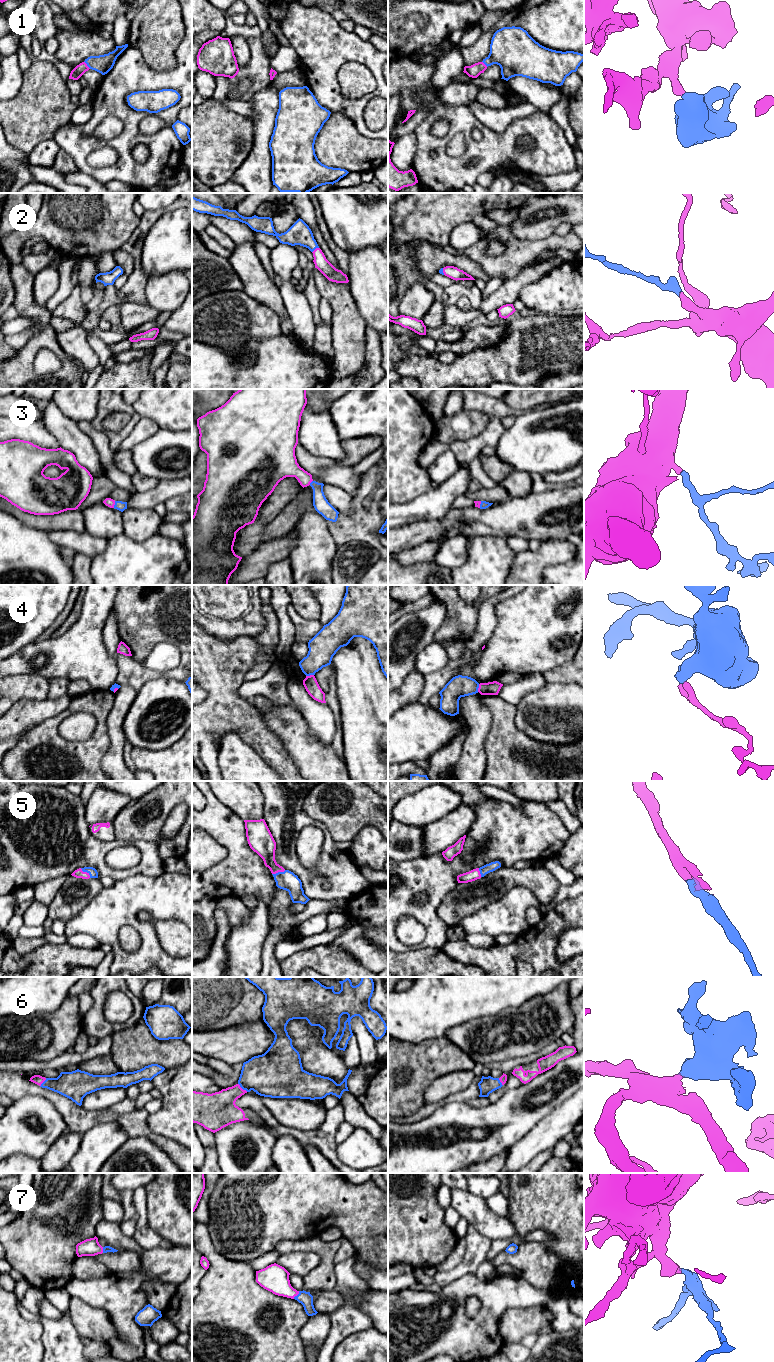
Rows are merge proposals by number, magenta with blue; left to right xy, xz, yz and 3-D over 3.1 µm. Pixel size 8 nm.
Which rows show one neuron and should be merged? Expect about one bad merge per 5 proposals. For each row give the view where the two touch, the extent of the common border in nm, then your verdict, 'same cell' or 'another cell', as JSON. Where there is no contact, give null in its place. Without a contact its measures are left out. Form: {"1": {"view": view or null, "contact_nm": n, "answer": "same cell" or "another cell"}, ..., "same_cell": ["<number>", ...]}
{"1": {"view": "xy", "contact_nm": 80, "answer": "same cell"}, "2": {"view": "xz", "contact_nm": 70, "answer": "same cell"}, "3": {"view": "xy", "contact_nm": 60, "answer": "same cell"}, "4": {"view": "xz", "contact_nm": 70, "answer": "another cell"}, "5": {"view": "xy", "contact_nm": 120, "answer": "same cell"}, "6": {"view": "xz", "contact_nm": 100, "answer": "same cell"}, "7": {"view": "xz", "contact_nm": 80, "answer": "same cell"}, "same_cell": ["1", "2", "3", "5", "6", "7"]}

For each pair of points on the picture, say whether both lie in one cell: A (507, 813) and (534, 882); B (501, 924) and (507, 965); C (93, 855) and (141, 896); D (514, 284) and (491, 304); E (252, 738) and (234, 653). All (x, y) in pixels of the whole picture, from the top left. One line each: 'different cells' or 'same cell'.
A: different cells
B: different cells
C: different cells
D: same cell
E: same cell

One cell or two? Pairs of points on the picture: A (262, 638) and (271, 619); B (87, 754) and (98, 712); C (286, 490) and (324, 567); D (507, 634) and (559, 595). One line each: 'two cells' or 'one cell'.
A: one cell
B: one cell
C: two cells
D: one cell

